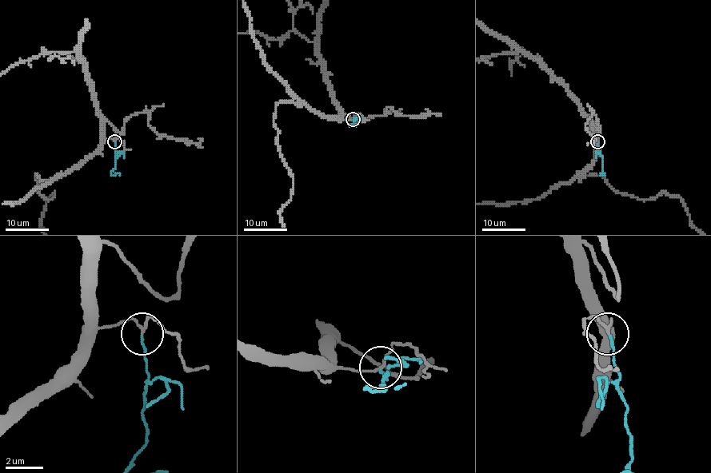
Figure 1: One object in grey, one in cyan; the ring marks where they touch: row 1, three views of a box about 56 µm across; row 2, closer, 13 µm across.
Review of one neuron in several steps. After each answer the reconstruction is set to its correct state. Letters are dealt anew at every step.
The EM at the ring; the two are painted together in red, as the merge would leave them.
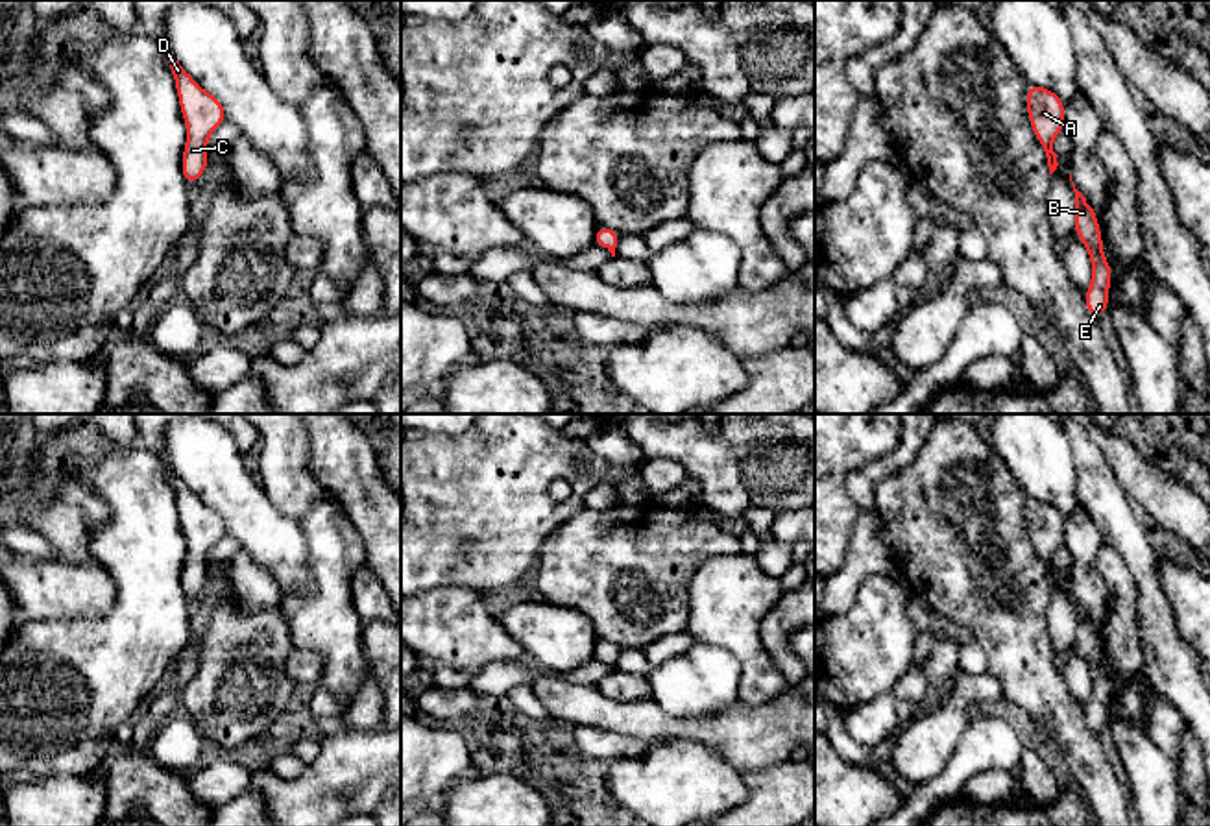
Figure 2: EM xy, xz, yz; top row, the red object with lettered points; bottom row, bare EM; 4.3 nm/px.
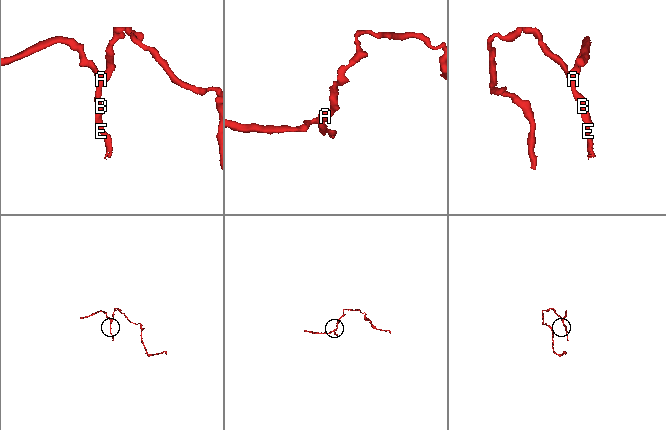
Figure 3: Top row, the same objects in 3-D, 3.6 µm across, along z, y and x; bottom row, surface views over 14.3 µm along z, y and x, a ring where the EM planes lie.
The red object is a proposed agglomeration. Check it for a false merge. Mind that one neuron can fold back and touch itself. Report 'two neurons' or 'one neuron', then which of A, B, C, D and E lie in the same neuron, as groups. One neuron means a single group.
one neuron; A B C D E

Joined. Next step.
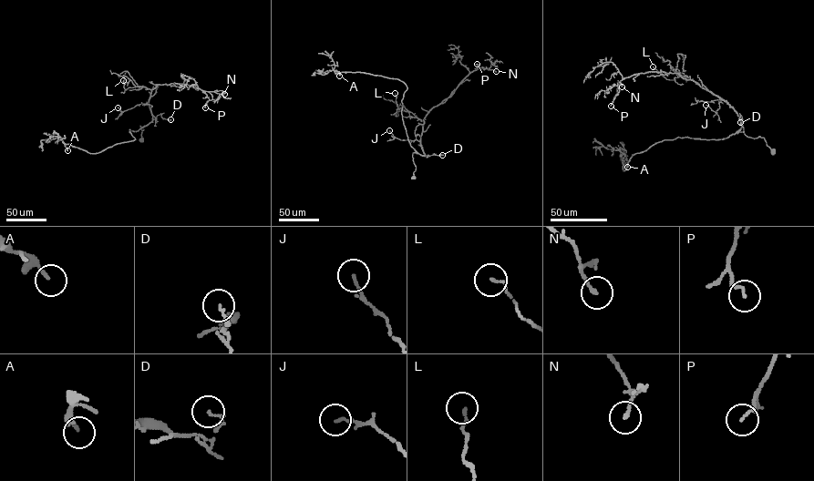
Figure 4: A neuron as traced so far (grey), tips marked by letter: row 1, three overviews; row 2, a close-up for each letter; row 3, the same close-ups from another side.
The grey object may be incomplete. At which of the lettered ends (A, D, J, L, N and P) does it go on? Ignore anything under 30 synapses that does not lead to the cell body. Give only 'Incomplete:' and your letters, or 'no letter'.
Incomplete: no letter

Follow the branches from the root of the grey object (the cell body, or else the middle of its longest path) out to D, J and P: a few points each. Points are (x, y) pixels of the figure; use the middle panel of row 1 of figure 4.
D: (414, 178), (413, 153), (427, 156), (442, 155)
J: (414, 178), (416, 167), (413, 153), (425, 155), (420, 142), (399, 139), (389, 130)
P: (414, 178), (413, 153), (425, 155), (420, 143), (424, 117), (449, 97), (469, 74), (481, 67), (477, 64)

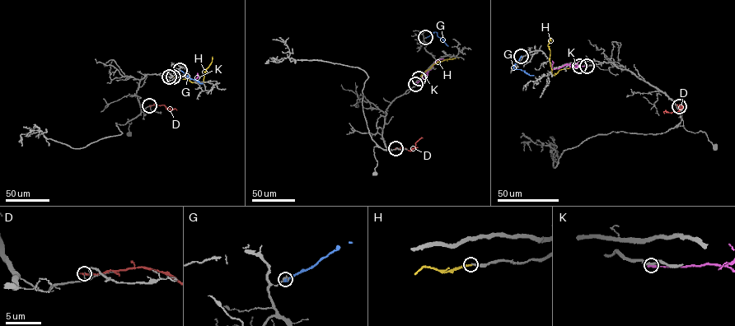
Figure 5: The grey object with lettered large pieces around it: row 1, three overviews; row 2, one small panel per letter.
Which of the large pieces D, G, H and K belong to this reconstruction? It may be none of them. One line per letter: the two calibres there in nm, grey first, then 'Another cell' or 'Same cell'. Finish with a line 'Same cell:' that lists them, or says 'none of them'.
D: Thickness 120 nm (grey) against 260 nm. Another cell
G: Thickness 120 nm (grey) against 400 nm. Another cell
H: Thickness 170 nm (grey) against 200 nm. Same cell
K: Thickness 190 nm (grey) against 260 nm. Another cell
Same cell: H

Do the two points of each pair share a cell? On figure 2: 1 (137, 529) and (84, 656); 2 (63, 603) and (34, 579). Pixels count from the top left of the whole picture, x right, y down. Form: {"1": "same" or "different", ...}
{"1": "same", "2": "same"}

